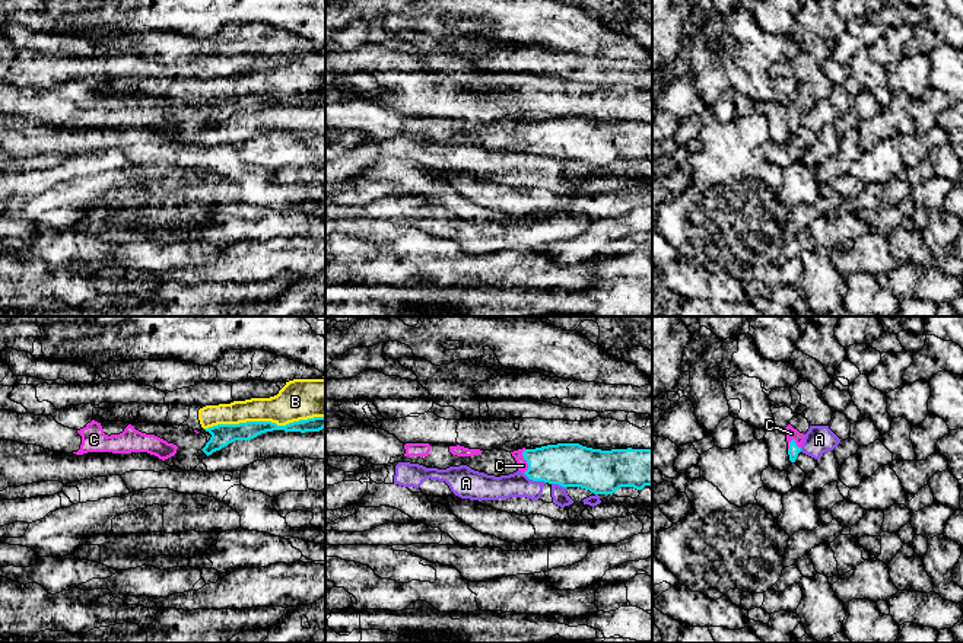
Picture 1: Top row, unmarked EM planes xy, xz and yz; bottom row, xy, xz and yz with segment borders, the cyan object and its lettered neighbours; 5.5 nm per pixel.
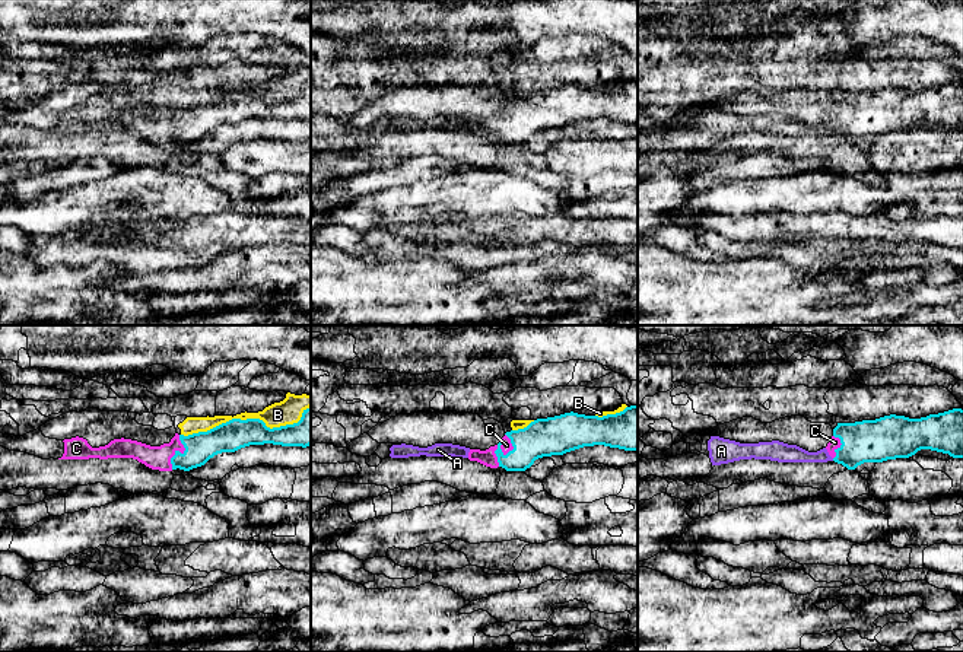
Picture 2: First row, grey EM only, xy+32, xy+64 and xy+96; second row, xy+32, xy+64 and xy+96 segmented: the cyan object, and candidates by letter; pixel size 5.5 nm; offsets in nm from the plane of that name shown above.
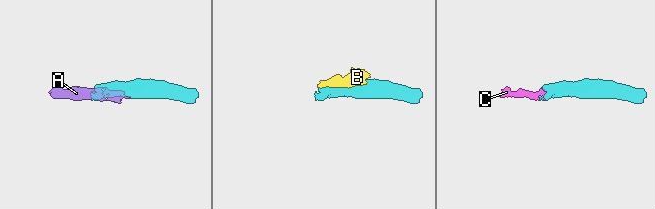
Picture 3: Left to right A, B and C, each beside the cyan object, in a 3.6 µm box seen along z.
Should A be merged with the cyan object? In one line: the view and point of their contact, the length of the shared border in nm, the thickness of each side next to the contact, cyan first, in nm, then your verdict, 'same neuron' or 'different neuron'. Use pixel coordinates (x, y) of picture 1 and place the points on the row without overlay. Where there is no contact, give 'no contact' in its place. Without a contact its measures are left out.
xz (534, 153) | 140 nm | 240/140 nm | different neuron

